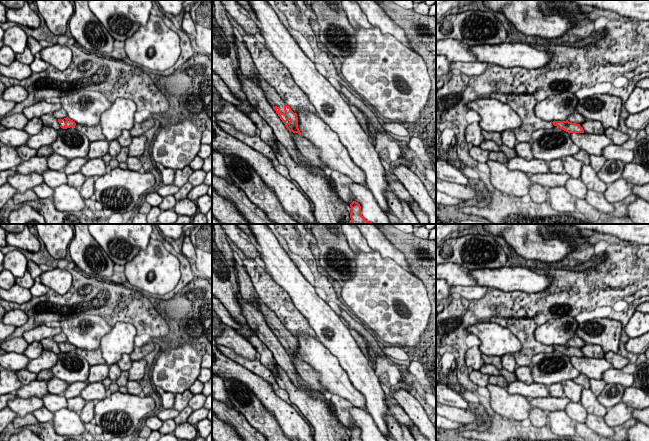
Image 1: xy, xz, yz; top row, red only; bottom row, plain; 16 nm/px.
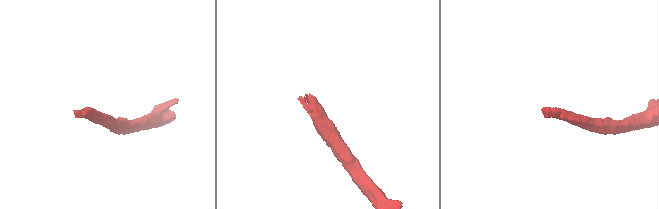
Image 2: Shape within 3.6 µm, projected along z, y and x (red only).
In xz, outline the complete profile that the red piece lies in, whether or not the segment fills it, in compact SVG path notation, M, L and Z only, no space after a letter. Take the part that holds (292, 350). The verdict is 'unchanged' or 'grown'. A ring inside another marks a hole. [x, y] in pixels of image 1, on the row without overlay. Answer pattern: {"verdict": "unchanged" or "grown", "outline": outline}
{"verdict": "grown", "outline": "M258 297L257 303L259 305L260 312L264 315L265 321L269 328L276 335L286 352L293 357L301 356L298 352L298 341L291 332L281 323L275 312L273 312L262 300Z"}

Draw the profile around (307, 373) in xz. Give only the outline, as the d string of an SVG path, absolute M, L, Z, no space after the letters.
M289 355L292 359L292 362L296 368L297 373L303 379L304 382L307 383L309 387L315 389L322 394L328 392L321 384L320 384L320 374L317 373L310 365L305 363L302 359L298 357L293 357Z

